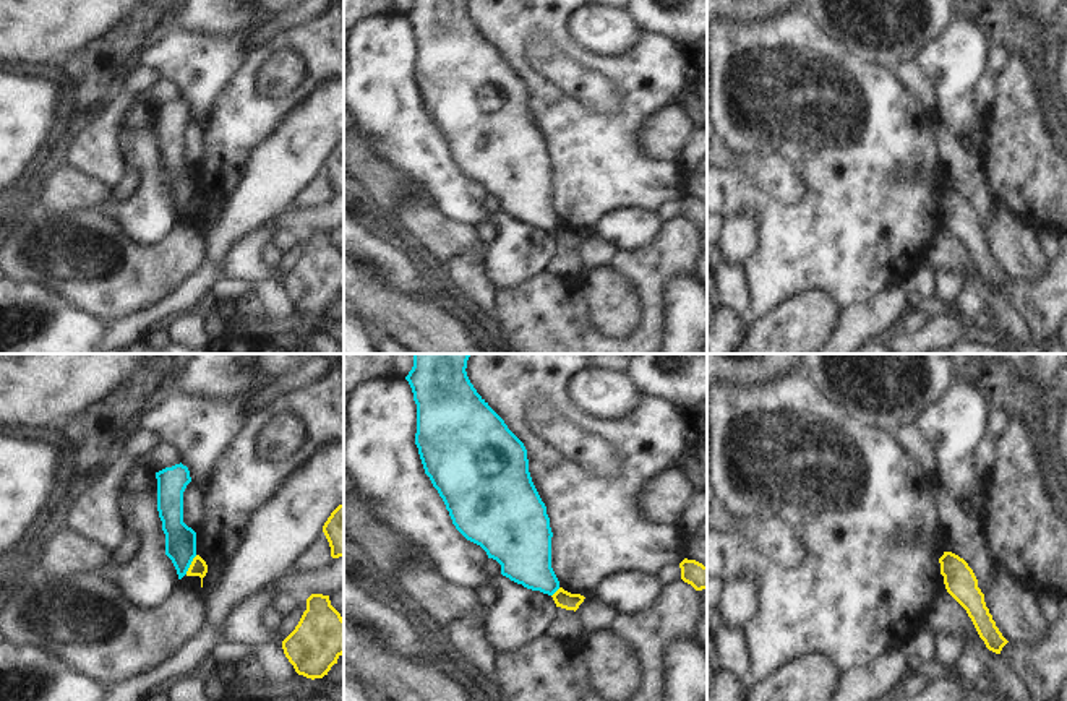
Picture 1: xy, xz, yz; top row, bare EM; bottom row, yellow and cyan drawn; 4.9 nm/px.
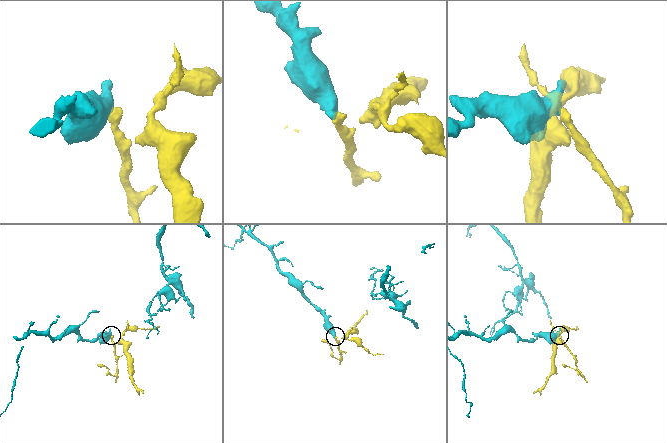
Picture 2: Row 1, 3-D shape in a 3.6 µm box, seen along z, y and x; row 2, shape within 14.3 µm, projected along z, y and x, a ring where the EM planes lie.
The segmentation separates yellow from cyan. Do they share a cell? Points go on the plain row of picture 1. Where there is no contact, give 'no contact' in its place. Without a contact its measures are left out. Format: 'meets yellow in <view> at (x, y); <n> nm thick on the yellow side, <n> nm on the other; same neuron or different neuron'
meets yellow in xy at (190, 202); 90 nm thick on the yellow side, 160 nm on the other; different neuron

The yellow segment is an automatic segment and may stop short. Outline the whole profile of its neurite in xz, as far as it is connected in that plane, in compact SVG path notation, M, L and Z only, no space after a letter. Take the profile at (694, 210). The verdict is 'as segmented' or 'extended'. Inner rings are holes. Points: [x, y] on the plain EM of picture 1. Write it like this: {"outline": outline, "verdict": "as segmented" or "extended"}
{"outline": "M684 195L679 204L684 219L691 221L696 227L707 226L707 203L696 196Z", "verdict": "as segmented"}

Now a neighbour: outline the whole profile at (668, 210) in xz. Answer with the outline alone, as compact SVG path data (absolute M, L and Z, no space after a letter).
M665 201L655 209L655 214L662 221L671 221L681 216L681 204L679 201Z

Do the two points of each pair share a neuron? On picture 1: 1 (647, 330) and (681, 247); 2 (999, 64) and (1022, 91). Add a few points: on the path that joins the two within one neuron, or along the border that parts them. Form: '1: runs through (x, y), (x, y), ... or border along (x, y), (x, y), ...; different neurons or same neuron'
1: runs through (651, 309), (651, 278), (660, 268); same neuron
2: border along (1011, 55), (1006, 67), (996, 77); different neurons

